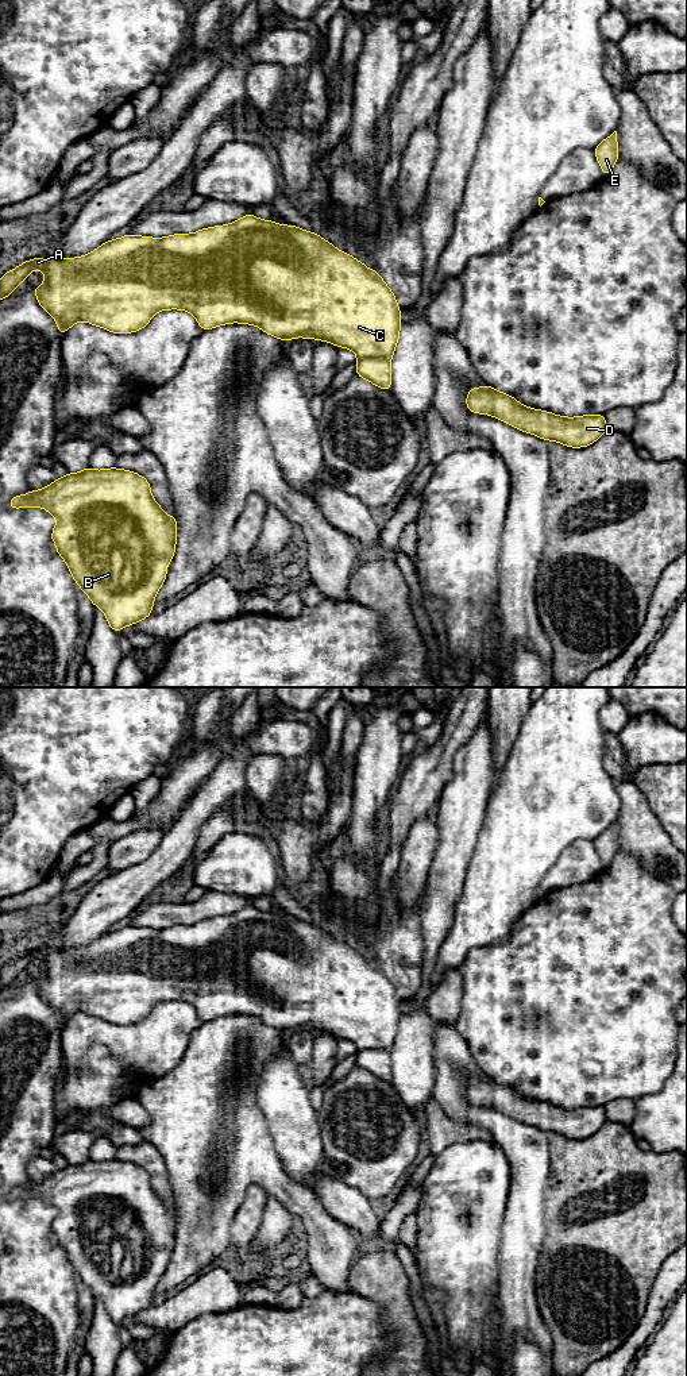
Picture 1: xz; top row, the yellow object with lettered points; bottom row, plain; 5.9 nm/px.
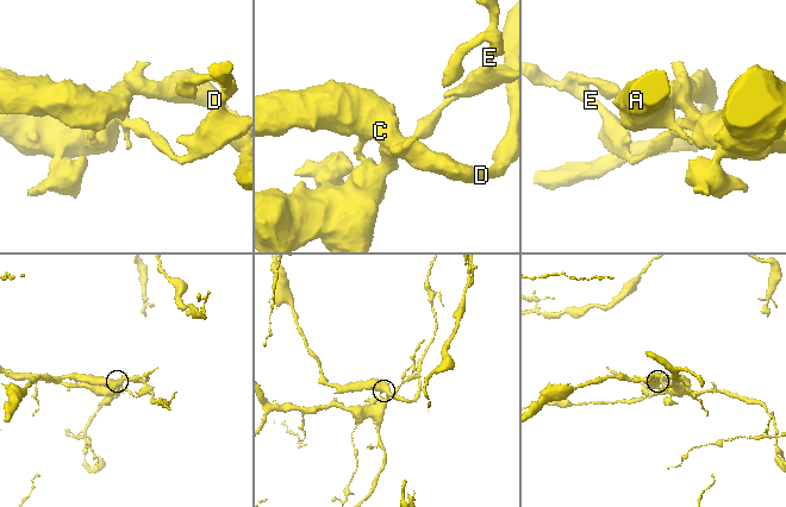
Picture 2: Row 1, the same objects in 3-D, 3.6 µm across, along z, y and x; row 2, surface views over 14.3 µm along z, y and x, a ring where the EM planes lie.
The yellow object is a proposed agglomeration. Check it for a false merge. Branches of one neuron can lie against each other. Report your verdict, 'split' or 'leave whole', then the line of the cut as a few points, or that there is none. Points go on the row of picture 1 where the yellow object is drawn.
split; cut xz (389, 358), (358, 359)

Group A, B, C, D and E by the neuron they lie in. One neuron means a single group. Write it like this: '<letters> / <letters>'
A C D / B E

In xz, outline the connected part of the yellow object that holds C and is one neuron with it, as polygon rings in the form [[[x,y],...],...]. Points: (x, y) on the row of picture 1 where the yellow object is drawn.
[[[252,213],[194,234],[174,234],[161,239],[128,234],[78,258],[30,259],[1,275],[0,300],[9,296],[35,269],[45,273],[45,284],[32,290],[39,305],[54,317],[61,336],[81,320],[115,334],[130,334],[146,327],[158,311],[182,309],[190,312],[204,331],[228,323],[251,324],[286,342],[293,338],[329,342],[339,348],[352,350],[358,359],[391,359],[400,338],[402,311],[375,270],[314,232],[260,220]]]

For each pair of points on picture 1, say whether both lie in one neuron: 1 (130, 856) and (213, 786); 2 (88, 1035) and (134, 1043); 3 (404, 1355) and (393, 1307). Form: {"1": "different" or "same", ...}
{"1": "different", "2": "same", "3": "same"}

